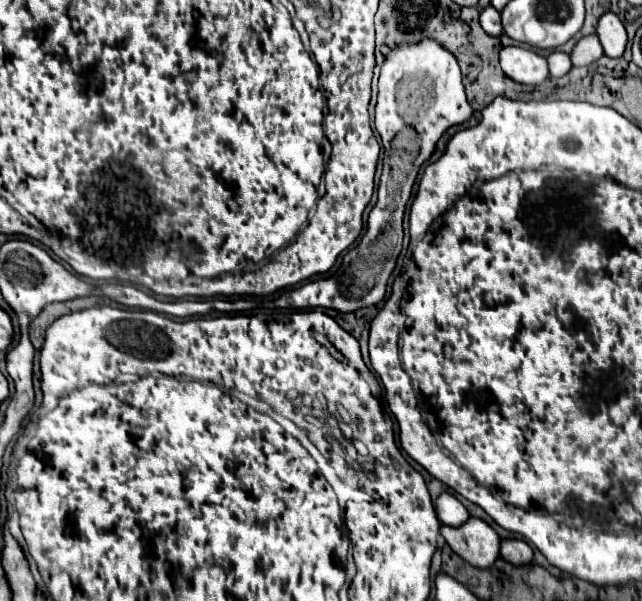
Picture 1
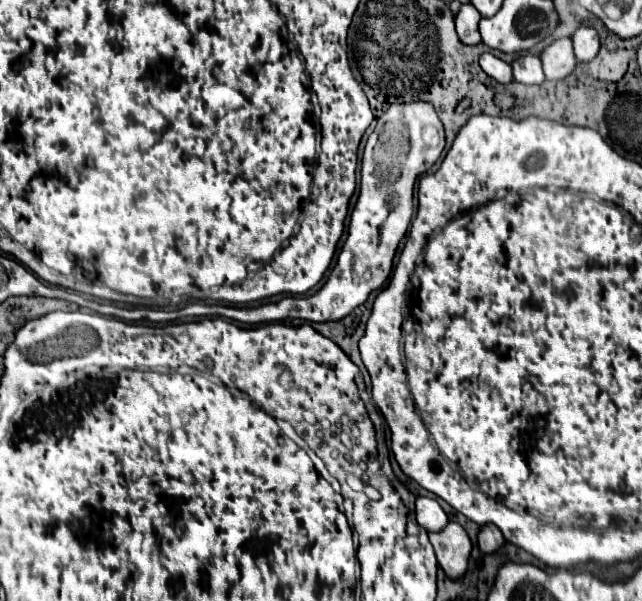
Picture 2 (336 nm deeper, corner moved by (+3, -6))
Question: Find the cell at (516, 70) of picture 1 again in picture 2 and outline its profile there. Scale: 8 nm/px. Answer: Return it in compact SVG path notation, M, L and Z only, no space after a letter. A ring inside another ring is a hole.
M484 53L480 57L480 67L486 71L486 75L494 77L498 83L512 83L512 65L494 57L492 53Z

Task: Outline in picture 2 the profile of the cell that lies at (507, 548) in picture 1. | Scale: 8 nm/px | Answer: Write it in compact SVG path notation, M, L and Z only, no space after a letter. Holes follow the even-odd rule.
M484 525L478 533L478 547L482 553L494 553L506 543L502 531L498 531L494 525Z

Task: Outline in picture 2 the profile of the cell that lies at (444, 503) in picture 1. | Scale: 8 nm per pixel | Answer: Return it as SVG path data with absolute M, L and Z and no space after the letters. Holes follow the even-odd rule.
M418 497L416 499L416 521L426 531L442 531L448 525L448 515L436 499Z

